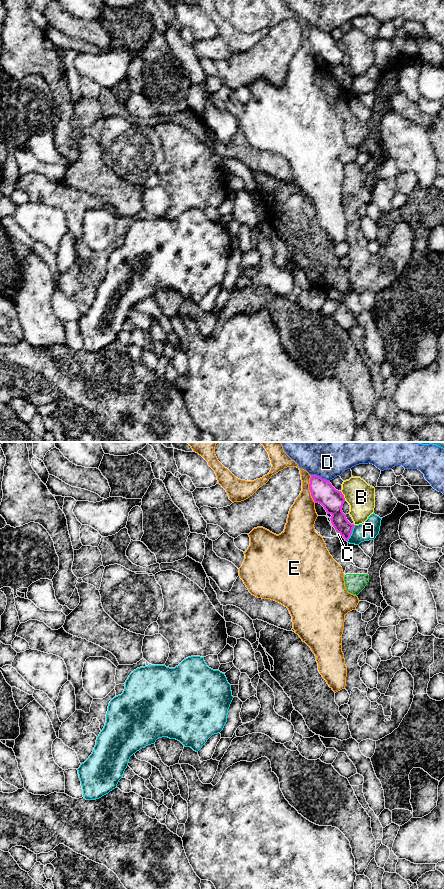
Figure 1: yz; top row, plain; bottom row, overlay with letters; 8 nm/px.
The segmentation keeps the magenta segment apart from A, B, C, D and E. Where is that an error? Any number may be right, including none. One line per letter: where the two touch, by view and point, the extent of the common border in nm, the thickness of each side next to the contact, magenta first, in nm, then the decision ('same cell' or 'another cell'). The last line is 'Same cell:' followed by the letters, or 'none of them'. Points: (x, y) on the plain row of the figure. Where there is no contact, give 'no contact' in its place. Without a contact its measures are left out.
A: yz (351, 85) | 150 nm | 130/150 nm | another cell
B: yz (343, 48) | 90 nm | 190/220 nm | another cell
C: yz (338, 84) | 50 nm | 160/20 nm | another cell
D: yz (320, 29) | 160 nm | 190/260 nm | another cell
E: yz (309, 41) | 220 nm | 190/220 nm | another cell
Same cell: none of them

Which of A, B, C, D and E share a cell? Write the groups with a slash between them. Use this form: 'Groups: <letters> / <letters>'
Groups: A / B / C / D / E

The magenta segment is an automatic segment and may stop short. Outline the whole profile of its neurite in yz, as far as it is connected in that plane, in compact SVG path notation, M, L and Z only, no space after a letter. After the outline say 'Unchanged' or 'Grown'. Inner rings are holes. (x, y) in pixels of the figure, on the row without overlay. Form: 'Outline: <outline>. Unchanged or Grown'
Outline: M311 27L309 42L315 55L321 56L327 66L331 66L331 75L335 82L348 93L354 76L351 76L342 63L345 54L341 43L336 42L330 33L322 31L317 27Z. Unchanged

